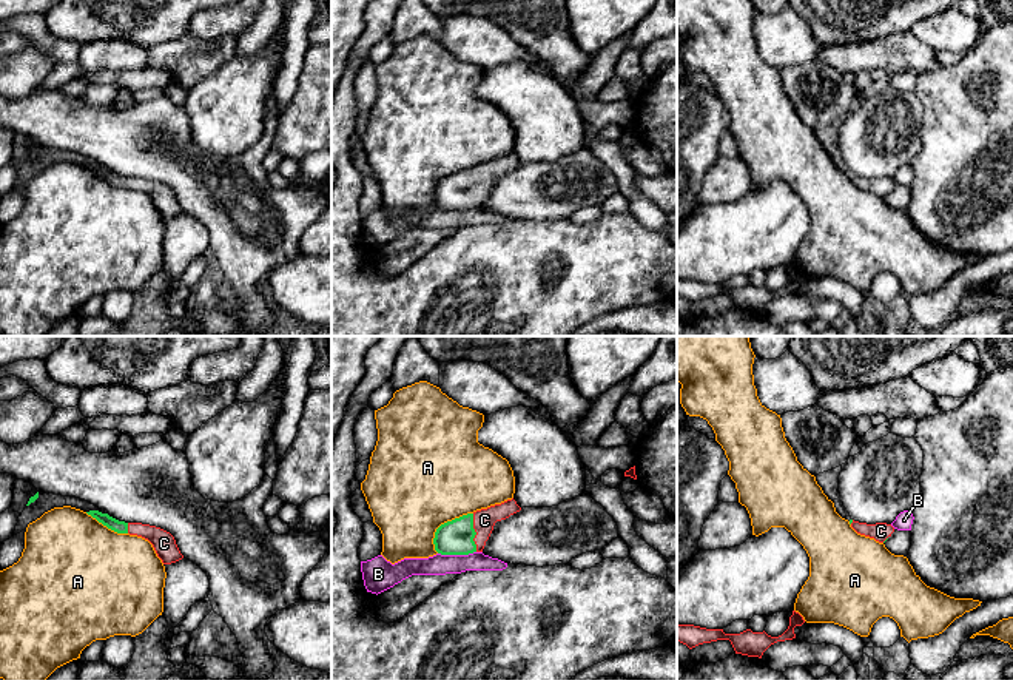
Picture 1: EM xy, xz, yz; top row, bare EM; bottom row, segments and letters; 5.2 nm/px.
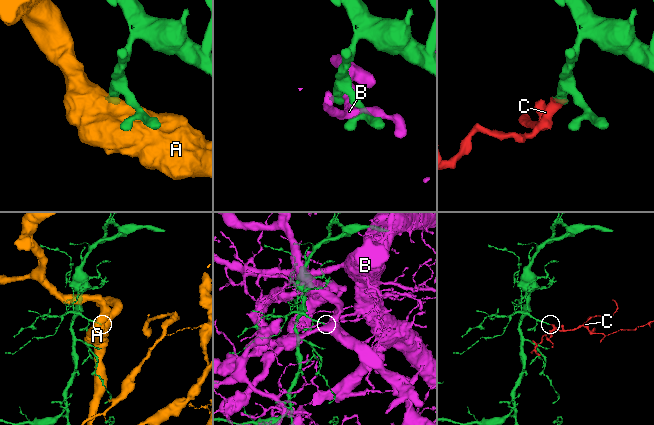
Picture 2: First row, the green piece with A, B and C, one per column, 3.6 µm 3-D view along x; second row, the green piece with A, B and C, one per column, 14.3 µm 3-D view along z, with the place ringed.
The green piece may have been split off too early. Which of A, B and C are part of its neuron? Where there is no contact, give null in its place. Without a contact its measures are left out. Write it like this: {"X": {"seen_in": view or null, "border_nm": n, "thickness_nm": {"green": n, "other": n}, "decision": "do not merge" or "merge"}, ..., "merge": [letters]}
{"A": {"seen_in": "xz", "border_nm": 280, "thickness_nm": {"green": 180, "other": 500}, "decision": "do not merge"}, "B": {"seen_in": "xz", "border_nm": 200, "thickness_nm": {"green": 180, "other": 110}, "decision": "do not merge"}, "C": {"seen_in": "xz", "border_nm": 200, "thickness_nm": {"green": 180, "other": 120}, "decision": "merge"}, "merge": ["C"]}

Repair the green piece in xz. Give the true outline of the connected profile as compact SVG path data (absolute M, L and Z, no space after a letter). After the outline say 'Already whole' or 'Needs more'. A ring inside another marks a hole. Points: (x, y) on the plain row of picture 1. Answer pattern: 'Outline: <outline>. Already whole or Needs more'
Outline: M512 153L501 159L447 176L435 187L435 205L441 210L483 207L495 177L506 174L520 165L521 162Z. Needs more

